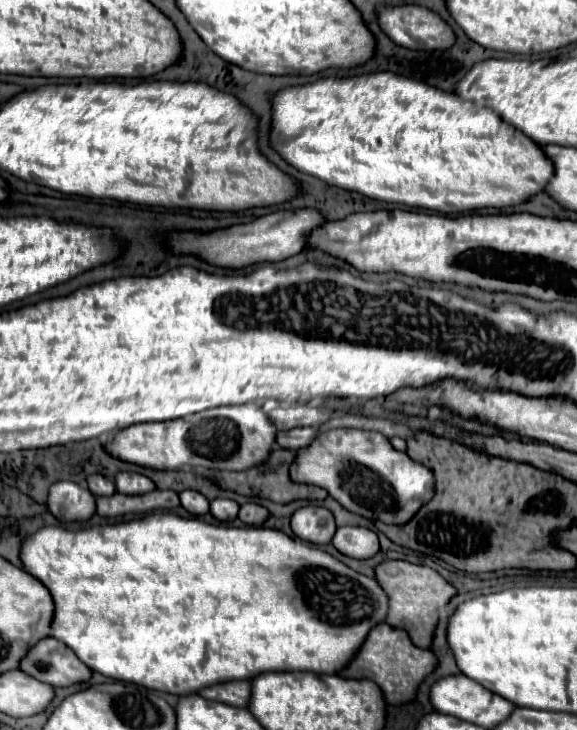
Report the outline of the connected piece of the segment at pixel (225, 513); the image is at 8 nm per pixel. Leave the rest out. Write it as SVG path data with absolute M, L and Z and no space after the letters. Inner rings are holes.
M217 498L217 500L211 502L211 514L219 522L233 522L237 518L237 512L239 512L239 504L235 500Z

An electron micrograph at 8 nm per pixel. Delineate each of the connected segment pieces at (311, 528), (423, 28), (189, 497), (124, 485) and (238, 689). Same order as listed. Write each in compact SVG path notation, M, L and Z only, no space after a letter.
M319 506L299 508L291 518L291 528L299 538L313 544L329 544L337 530L333 514Z
M407 4L407 6L395 6L395 8L381 8L379 24L395 44L405 46L409 50L425 50L425 52L449 50L455 44L455 32L451 30L451 26L439 14L423 6Z
M183 490L183 492L179 494L179 498L181 498L183 508L185 508L189 514L201 516L201 514L207 514L207 512L209 512L209 500L207 500L203 494L195 492L195 490Z
M119 472L115 476L115 486L117 486L117 492L129 494L129 496L147 494L147 492L155 490L155 484L147 476L133 474L133 472Z
M247 680L223 682L223 684L203 688L199 692L199 696L207 698L207 700L223 702L223 704L237 706L237 708L247 708L249 706L249 694L251 694L251 682L247 682Z

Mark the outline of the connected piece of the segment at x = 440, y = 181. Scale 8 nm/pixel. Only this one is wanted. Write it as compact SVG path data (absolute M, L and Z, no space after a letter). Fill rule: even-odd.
M391 72L357 78L321 78L313 84L277 92L273 98L271 142L289 164L327 184L355 190L375 200L441 214L519 206L543 192L555 174L553 162L541 146L493 114L491 108Z

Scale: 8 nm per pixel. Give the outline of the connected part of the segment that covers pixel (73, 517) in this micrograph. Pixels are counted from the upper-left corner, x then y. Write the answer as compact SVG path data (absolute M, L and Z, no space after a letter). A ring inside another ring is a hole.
M57 482L49 490L47 506L59 522L83 522L95 514L95 496L75 484L75 482Z

